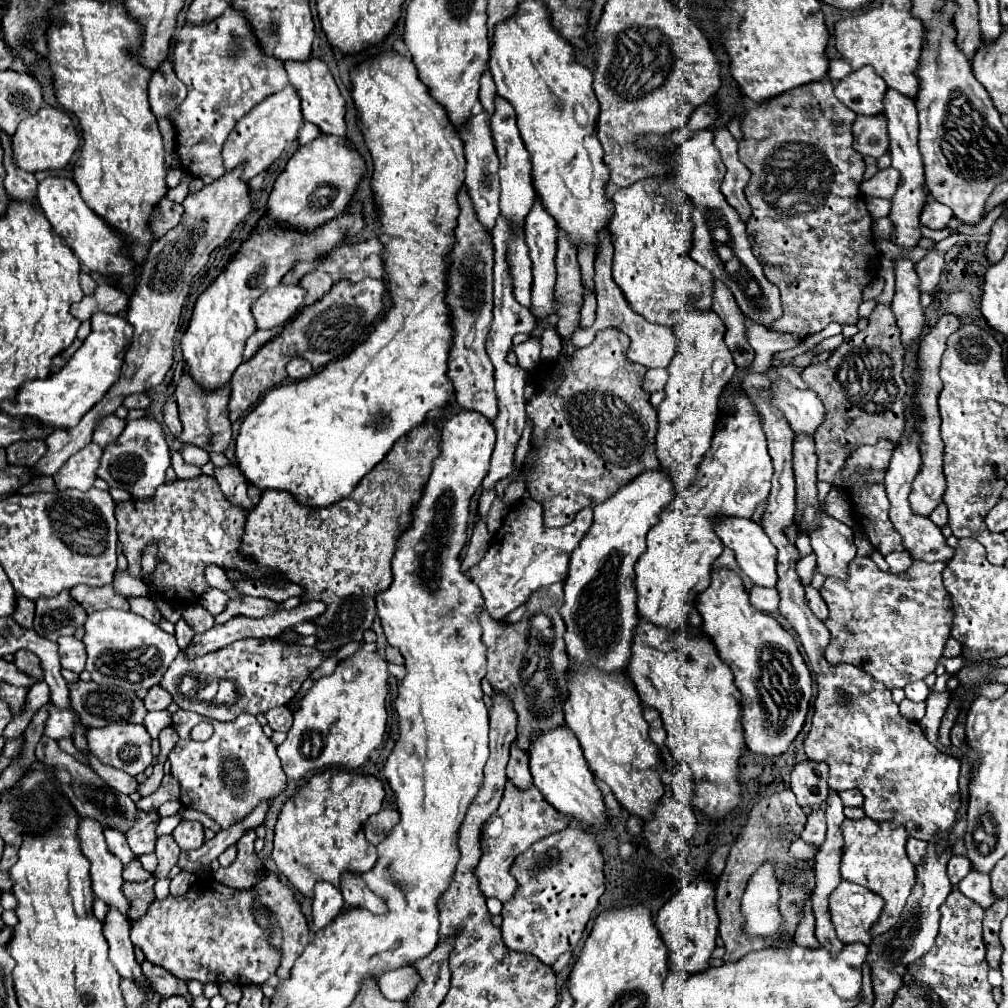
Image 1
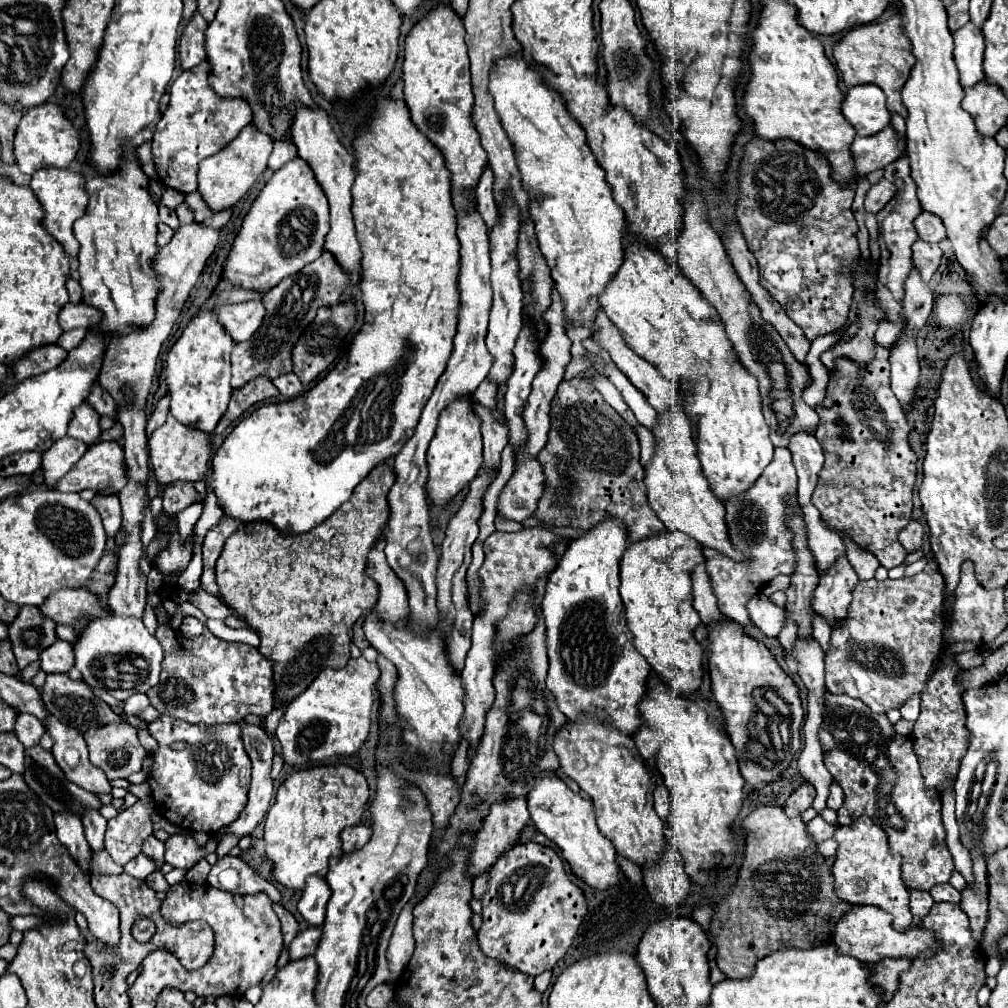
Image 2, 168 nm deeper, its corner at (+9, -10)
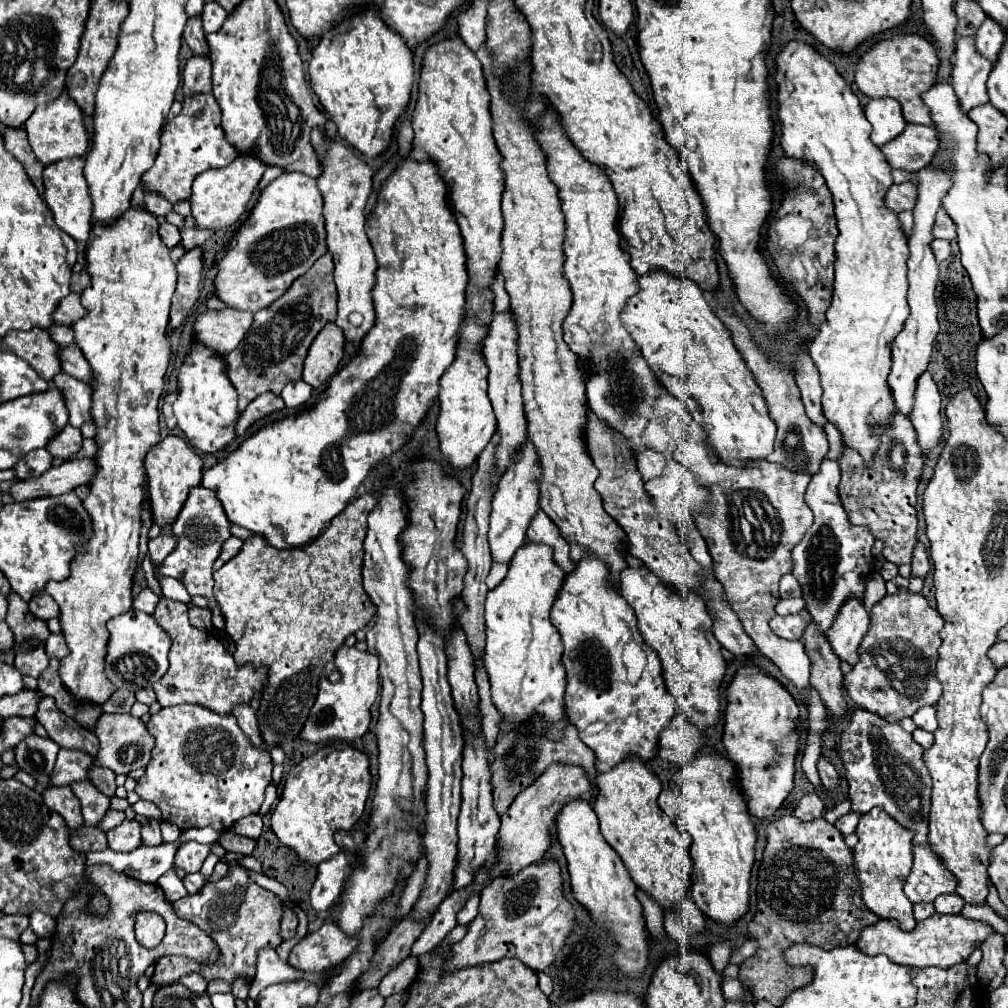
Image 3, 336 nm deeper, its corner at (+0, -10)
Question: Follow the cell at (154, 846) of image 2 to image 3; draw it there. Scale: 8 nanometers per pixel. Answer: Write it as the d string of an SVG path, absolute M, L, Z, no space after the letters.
M149 818L147 824L143 824L141 836L143 836L143 844L145 844L145 846L157 846L157 844L161 844L159 824L161 824L161 822L159 822L159 820L153 820L153 818Z

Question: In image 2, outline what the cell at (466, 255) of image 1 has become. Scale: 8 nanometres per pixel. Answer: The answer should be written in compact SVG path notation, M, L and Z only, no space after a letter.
M470 396L470 404L474 414L480 416L482 424L482 438L484 438L484 468L498 468L500 466L500 452L508 444L508 428L506 424L498 422L490 408L482 406L474 396Z

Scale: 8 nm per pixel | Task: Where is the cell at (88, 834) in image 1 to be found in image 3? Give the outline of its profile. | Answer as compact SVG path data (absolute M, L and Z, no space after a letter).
M51 786L51 788L43 790L43 800L51 810L55 810L63 816L63 820L69 828L79 828L83 824L81 804L69 786L57 786L57 788Z

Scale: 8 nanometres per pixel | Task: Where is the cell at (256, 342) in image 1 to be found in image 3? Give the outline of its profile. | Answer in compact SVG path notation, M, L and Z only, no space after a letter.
M325 252L307 270L307 274L303 274L299 280L293 282L293 286L279 300L275 300L271 306L255 312L249 334L241 340L239 348L235 348L231 354L227 354L223 358L227 364L227 376L229 376L231 384L237 390L237 396L239 396L239 410L243 412L247 408L247 404L251 400L255 400L259 394L273 392L279 396L287 382L299 380L301 370L303 370L303 360L307 356L307 350L309 350L313 338L319 334L319 330L327 322L333 322L335 316L337 316L337 290L335 290L335 282L333 282L333 258L329 252Z

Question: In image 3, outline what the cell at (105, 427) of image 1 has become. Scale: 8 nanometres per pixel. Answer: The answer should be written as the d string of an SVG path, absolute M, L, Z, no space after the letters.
M59 372L53 378L53 386L63 388L63 400L67 400L71 426L79 428L83 422L91 422L91 388L87 388L87 384L79 384L79 380L67 376L67 372Z

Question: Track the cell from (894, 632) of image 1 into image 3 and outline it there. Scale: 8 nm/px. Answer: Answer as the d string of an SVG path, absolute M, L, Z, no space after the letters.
M901 592L885 596L871 614L871 626L861 642L861 660L843 678L847 694L865 710L883 716L887 722L911 718L919 708L937 704L941 682L937 680L935 664L941 644L939 630L943 618L929 606L921 594Z

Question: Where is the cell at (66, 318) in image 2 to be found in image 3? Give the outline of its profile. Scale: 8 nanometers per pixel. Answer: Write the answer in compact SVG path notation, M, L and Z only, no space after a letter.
M71 292L69 296L65 296L65 298L57 304L57 308L55 308L55 312L51 314L51 318L53 318L55 324L71 326L75 320L83 318L83 312L87 312L87 310L81 306L79 296L77 296L75 292Z

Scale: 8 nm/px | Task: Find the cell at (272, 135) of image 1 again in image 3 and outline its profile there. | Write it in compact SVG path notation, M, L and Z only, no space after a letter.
M239 156L229 166L219 170L207 170L199 174L191 186L191 216L195 218L197 230L211 230L217 232L235 224L247 208L247 202L259 184L265 172L265 164L255 156Z

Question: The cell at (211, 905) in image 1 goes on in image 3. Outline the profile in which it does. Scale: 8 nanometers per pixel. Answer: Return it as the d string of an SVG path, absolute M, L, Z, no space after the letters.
M233 866L229 874L219 882L207 882L199 894L193 896L189 894L179 898L177 902L173 902L173 910L181 918L203 928L203 932L207 932L215 940L217 948L221 950L221 958L211 968L207 964L187 960L185 956L163 956L157 960L155 974L151 978L151 982L157 982L159 986L177 983L181 976L191 972L199 972L207 980L223 978L227 982L233 982L239 976L253 978L257 952L267 946L277 948L283 942L279 936L279 922L281 922L279 898L273 892L261 888L257 882L253 882L243 866Z

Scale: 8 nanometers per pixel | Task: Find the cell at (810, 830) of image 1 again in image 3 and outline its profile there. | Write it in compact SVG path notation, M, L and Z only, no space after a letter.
M849 812L849 814L841 816L841 818L835 822L835 826L837 826L843 834L851 834L851 832L855 832L855 828L857 828L859 816L861 816L861 814L857 814L857 812Z

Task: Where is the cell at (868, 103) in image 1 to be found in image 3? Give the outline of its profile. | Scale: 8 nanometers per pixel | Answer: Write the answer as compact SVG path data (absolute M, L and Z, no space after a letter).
M893 98L871 100L865 108L865 116L873 126L871 140L877 146L885 146L887 142L895 140L907 124L901 114L901 104Z

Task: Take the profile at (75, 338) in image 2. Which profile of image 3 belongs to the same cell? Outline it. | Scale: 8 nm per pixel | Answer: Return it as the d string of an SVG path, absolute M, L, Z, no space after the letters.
M61 324L49 326L49 334L51 334L51 338L53 338L59 346L67 346L67 344L73 342L73 328L67 328L67 326L61 326Z

